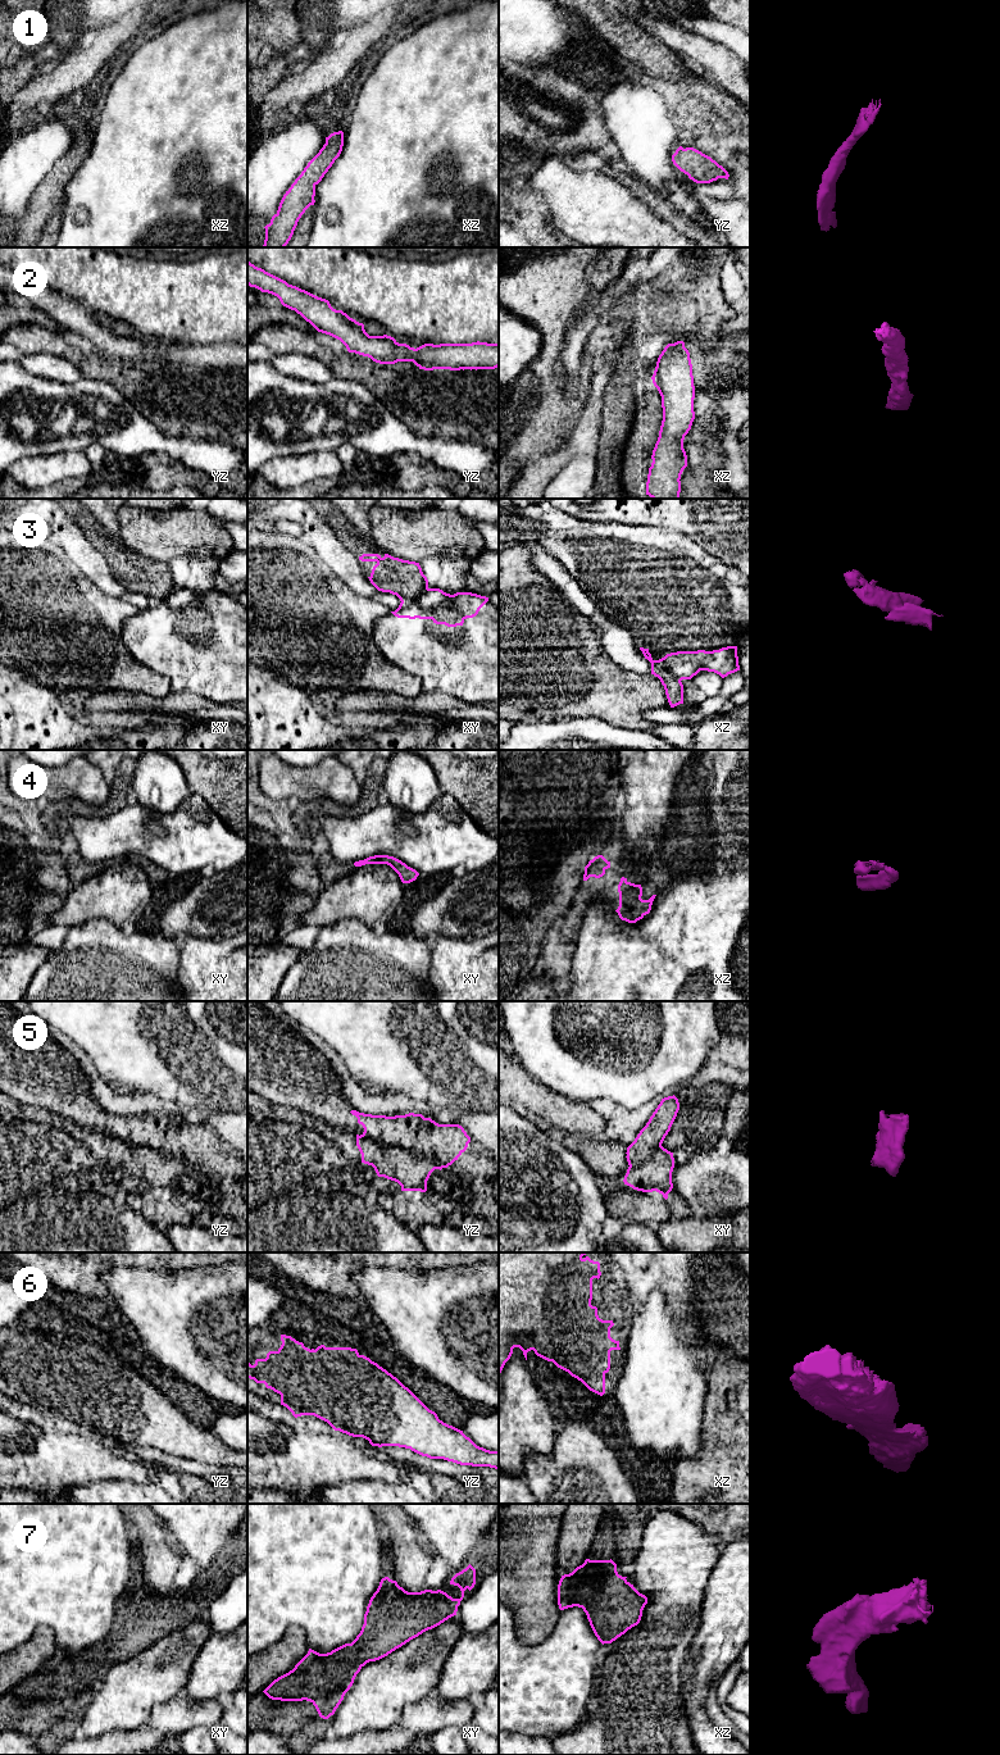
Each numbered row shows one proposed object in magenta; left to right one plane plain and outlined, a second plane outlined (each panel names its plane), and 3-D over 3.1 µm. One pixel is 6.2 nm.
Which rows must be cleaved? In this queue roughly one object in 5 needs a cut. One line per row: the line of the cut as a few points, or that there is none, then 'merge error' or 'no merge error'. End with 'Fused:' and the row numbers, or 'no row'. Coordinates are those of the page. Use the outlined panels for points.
1: cut none; no merge error
2: cut none; no merge error
3: cut xz (653, 660), (666, 667), (681, 680); merge error
4: cut none; no merge error
5: cut yz (360, 1135), (378, 1142), (408, 1149), (424, 1156), (436, 1168); merge error
6: cut none; no merge error
7: cut none; no merge error
Fused: 3, 5

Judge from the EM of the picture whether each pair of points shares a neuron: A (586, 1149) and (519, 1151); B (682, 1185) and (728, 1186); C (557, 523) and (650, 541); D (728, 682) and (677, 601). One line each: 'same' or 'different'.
A: different
B: same
C: same
D: different

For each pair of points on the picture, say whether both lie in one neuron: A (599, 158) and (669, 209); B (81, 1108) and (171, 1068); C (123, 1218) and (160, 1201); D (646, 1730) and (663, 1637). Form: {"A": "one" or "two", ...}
{"A": "one", "B": "two", "C": "two", "D": "one"}

